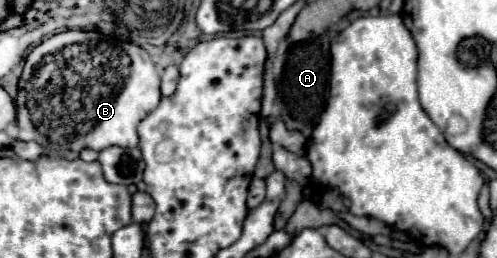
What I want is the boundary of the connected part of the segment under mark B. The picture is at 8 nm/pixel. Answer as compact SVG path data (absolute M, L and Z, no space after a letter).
M68 29L52 35L50 39L36 45L26 57L24 71L18 85L16 97L16 121L18 139L36 141L50 145L56 151L82 151L86 147L102 151L104 147L136 147L138 145L138 123L160 103L160 77L150 55L130 43L118 41L100 31L78 31Z

